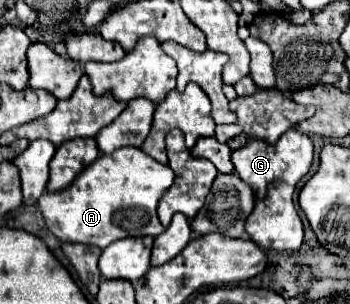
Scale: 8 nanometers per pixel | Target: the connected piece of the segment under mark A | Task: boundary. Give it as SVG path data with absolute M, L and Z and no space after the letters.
M121 147L109 155L99 155L99 159L83 169L67 189L41 195L39 209L49 231L57 239L105 249L109 243L123 237L157 237L163 233L163 225L157 217L157 203L171 185L173 171L169 165L161 165L143 149Z

